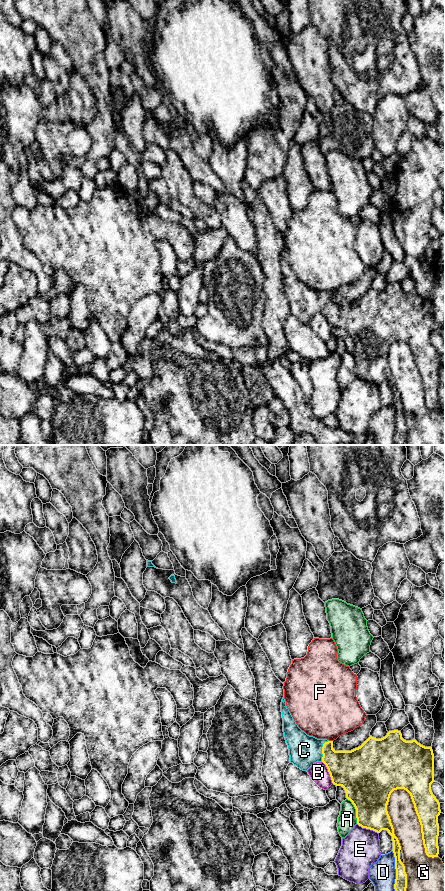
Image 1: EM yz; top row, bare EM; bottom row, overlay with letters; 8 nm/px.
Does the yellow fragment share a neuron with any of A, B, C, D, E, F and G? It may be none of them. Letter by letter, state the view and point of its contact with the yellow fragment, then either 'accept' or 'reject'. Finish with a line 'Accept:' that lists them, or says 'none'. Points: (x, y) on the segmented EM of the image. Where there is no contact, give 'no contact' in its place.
A: meets yellow in yz at (356, 811); reject
B: meets yellow in yz at (328, 771); reject
C: meets yellow in yz at (322, 750); accept
D: meets yellow in yz at (396, 870); reject
E: meets yellow in yz at (368, 828); reject
F: meets yellow in yz at (331, 741); reject
G: meets yellow in yz at (419, 821); reject
Accept: C

